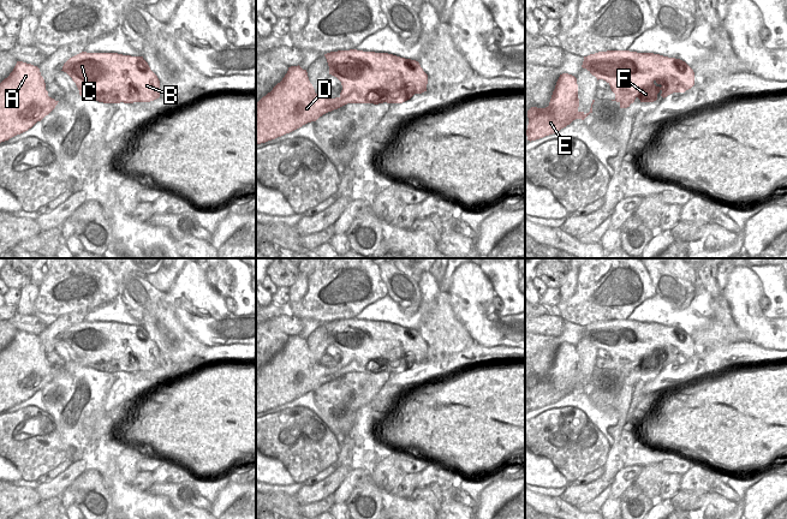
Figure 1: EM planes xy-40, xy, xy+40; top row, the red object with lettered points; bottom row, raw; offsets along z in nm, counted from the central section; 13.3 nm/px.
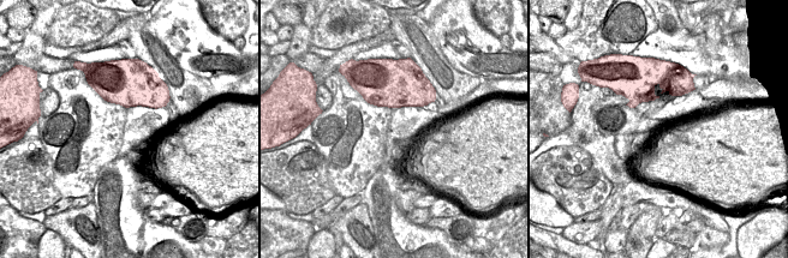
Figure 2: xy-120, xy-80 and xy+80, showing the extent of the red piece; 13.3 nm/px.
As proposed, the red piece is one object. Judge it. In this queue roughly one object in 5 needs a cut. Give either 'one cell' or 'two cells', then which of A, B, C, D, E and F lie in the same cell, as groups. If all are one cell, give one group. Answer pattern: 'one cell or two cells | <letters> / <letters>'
one cell | A B C D E F

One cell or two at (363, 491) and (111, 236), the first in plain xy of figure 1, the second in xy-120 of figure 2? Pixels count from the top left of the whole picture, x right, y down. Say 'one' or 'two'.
two

